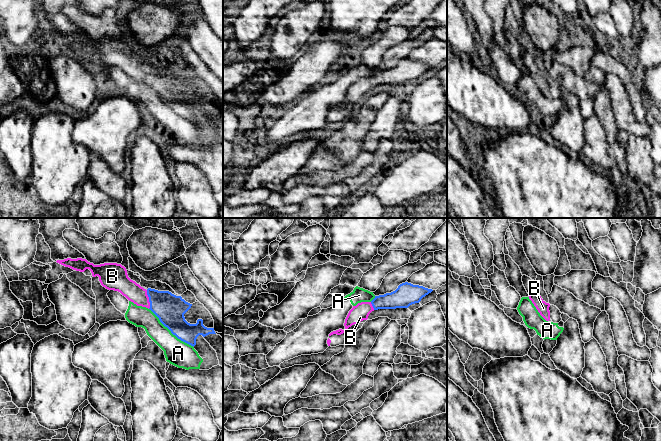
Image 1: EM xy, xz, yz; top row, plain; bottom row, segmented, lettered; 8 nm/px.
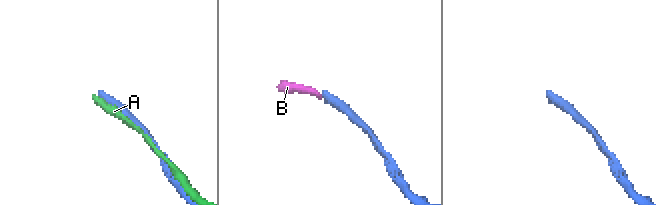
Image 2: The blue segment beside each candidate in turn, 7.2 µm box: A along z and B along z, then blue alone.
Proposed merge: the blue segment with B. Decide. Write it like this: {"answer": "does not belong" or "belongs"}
{"answer": "belongs"}

